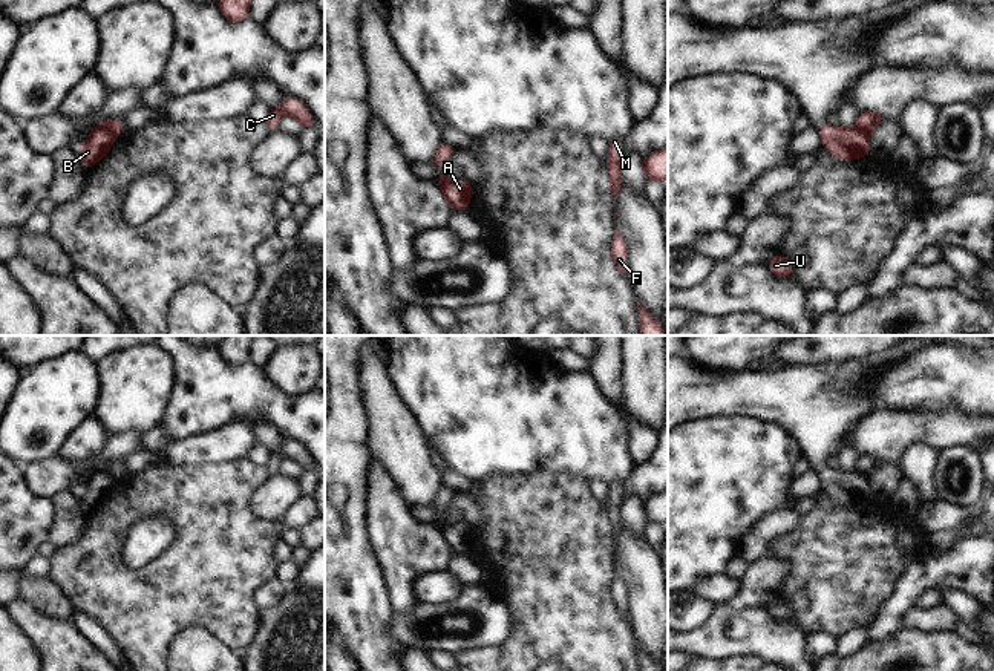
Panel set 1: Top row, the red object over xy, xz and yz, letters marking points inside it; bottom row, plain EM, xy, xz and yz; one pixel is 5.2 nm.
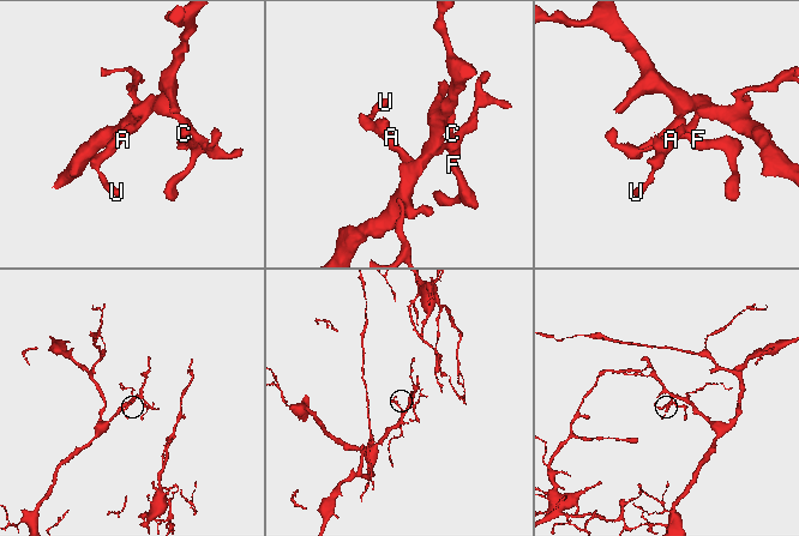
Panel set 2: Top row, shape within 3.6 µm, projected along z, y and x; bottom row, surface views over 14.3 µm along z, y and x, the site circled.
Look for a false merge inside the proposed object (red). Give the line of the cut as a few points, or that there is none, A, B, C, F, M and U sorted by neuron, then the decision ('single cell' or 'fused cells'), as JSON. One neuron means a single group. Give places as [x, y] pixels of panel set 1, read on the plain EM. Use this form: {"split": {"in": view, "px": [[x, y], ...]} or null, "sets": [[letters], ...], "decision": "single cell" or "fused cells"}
{"split": {"in": "xy", "px": [[97, 469], [115, 481]]}, "sets": [["A", "C", "F", "M"], ["B", "U"]], "decision": "fused cells"}

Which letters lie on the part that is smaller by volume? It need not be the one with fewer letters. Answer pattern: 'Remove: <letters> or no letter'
Remove: B, U

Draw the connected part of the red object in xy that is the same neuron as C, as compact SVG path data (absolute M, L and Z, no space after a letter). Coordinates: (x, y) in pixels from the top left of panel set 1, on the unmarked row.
M282 441L280 449L276 453L270 455L270 460L265 466L265 472L268 476L279 475L279 469L277 469L279 458L289 458L302 469L302 472L319 467L302 444L296 441Z

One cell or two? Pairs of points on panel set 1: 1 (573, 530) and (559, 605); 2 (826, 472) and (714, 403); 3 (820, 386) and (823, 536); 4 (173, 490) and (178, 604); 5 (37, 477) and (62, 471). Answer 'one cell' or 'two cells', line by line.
1: one cell
2: one cell
3: two cells
4: one cell
5: one cell

